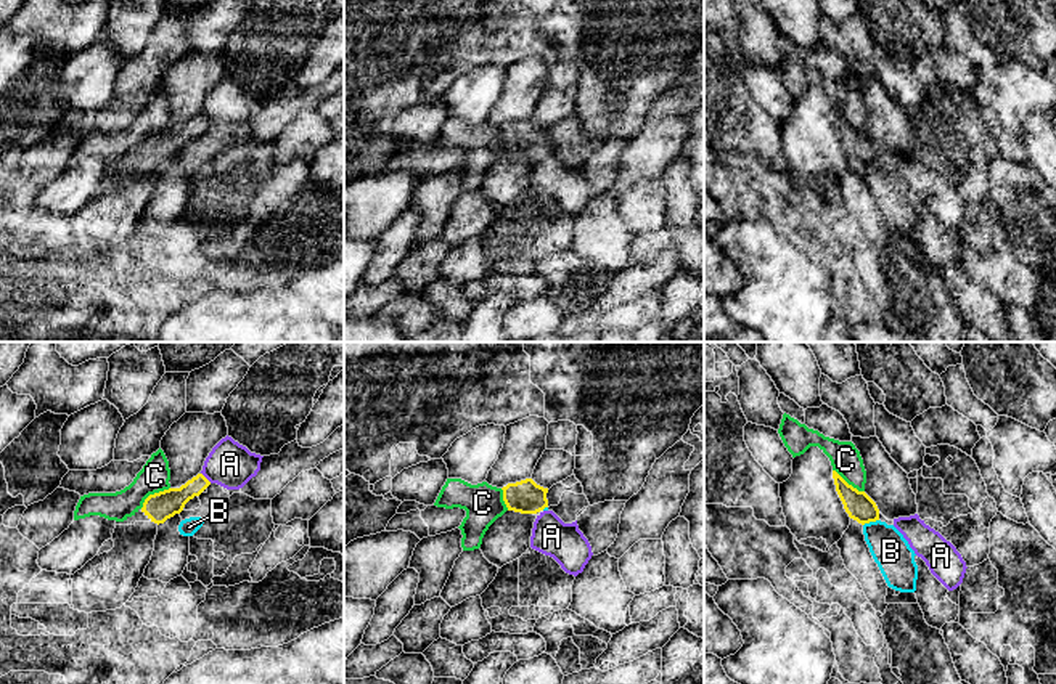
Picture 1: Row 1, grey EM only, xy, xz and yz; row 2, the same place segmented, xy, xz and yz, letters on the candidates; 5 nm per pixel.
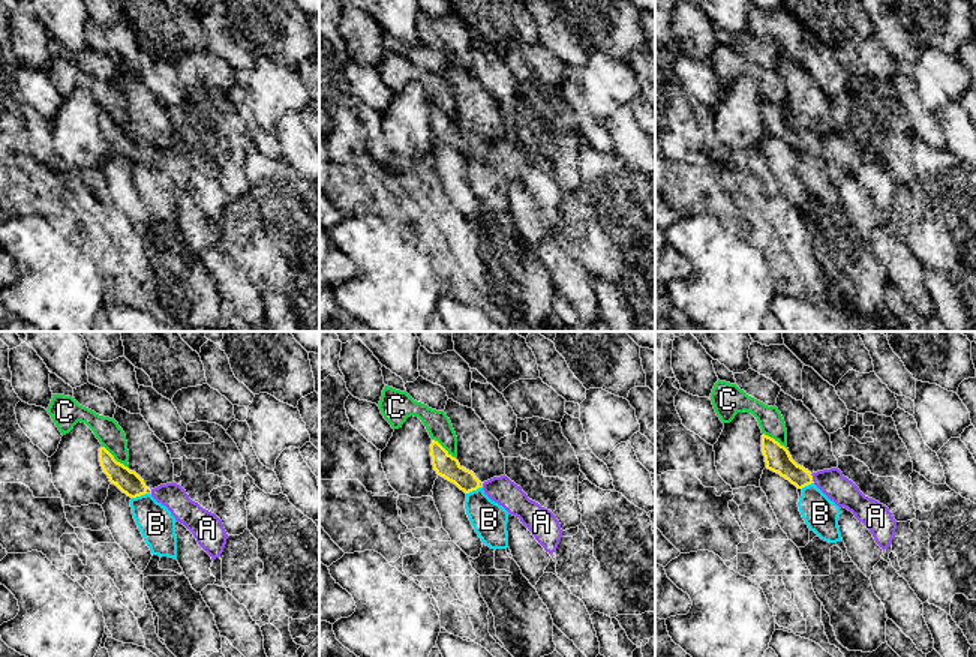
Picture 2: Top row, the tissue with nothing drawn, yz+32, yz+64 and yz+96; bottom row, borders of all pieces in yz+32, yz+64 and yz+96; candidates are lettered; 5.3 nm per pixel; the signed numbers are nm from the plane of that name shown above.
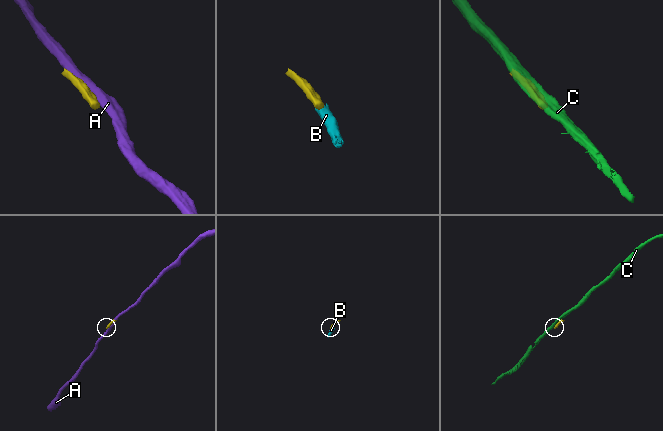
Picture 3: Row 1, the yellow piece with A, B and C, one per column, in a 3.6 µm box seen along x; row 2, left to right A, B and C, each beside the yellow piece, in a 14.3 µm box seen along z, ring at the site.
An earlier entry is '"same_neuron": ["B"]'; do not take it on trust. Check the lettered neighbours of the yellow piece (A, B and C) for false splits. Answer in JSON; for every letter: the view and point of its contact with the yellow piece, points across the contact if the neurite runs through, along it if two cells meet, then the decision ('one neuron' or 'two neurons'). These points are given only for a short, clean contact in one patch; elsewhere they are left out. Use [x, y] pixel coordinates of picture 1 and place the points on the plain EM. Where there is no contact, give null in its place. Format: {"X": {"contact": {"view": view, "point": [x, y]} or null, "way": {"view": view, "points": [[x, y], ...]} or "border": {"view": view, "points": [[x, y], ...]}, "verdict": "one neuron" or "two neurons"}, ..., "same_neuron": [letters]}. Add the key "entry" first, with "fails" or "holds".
{"entry": "fails", "A": {"contact": {"view": "xy", "point": [204, 118]}, "verdict": "two neurons"}, "B": {"contact": {"view": "yz", "point": [870, 161]}, "border": {"view": "yz", "points": [[878, 159], [863, 166]]}, "verdict": "two neurons"}, "C": {"contact": {"view": "xy", "point": [155, 134]}, "verdict": "two neurons"}, "same_neuron": []}

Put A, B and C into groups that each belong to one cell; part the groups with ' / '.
A / B / C

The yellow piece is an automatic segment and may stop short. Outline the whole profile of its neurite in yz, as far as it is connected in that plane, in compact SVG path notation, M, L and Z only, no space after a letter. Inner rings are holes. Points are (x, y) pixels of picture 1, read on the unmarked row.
M833 111L836 132L850 159L865 165L879 161L879 149L876 143L865 133L849 125L836 111Z

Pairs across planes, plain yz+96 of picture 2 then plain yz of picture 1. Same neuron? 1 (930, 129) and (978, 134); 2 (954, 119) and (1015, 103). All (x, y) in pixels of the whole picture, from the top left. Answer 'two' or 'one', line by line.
1: two
2: two

